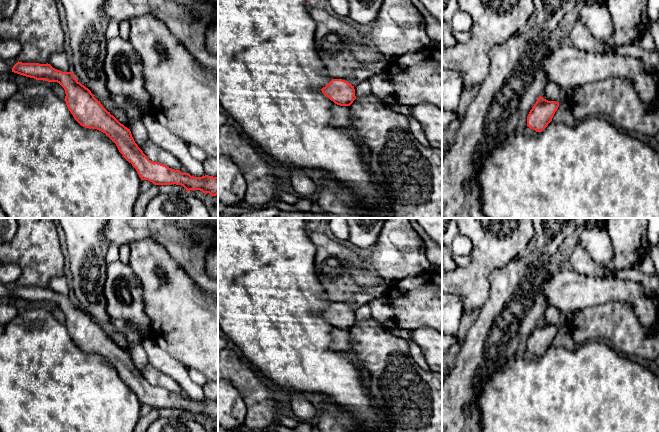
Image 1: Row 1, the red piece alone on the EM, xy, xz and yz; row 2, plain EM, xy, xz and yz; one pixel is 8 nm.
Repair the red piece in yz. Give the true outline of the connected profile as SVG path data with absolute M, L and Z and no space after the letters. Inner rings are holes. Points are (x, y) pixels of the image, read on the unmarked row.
M539 320L527 340L527 350L536 356L542 356L552 345L558 331L559 326L548 325Z

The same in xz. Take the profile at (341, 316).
M332 303L321 315L340 330L350 330L356 323L354 310L342 303Z

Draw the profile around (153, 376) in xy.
M148 366L143 377L149 384L164 388L171 393L180 394L182 392L181 387L175 380L153 367Z

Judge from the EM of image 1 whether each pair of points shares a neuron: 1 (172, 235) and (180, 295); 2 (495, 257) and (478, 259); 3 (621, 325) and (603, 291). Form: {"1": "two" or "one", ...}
{"1": "two", "2": "one", "3": "two"}

